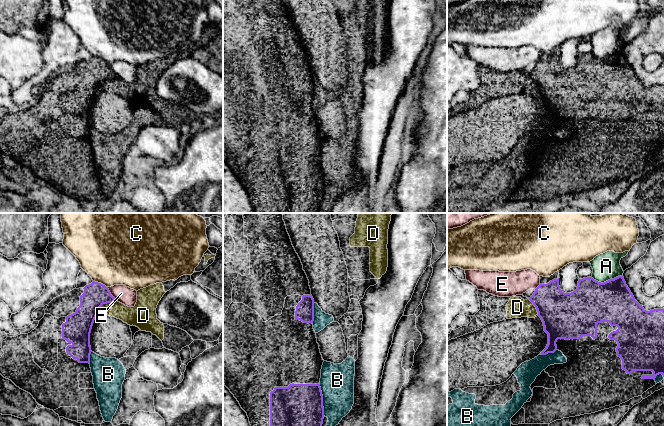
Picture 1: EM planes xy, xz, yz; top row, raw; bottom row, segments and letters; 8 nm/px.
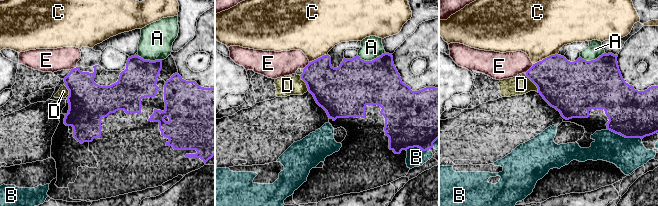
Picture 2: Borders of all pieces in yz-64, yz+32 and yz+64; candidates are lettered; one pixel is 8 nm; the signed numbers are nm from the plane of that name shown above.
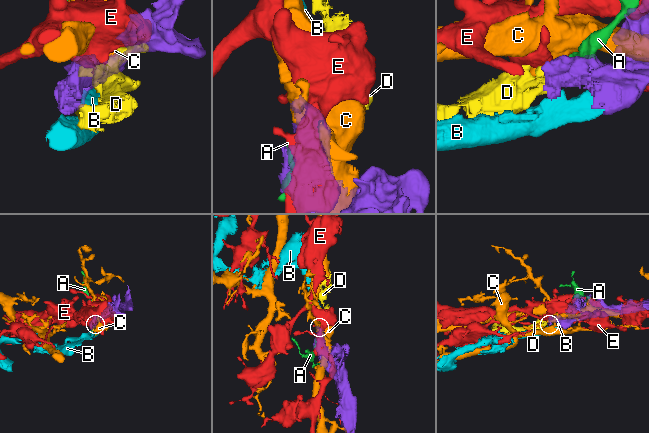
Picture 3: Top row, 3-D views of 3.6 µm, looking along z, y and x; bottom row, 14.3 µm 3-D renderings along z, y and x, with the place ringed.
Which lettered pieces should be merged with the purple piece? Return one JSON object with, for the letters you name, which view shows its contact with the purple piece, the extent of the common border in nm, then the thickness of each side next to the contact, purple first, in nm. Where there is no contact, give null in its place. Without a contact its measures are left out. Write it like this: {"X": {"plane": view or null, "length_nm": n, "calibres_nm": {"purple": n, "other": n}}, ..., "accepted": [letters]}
{"accepted": []}

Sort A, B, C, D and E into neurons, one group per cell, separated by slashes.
A / B D / C / E

